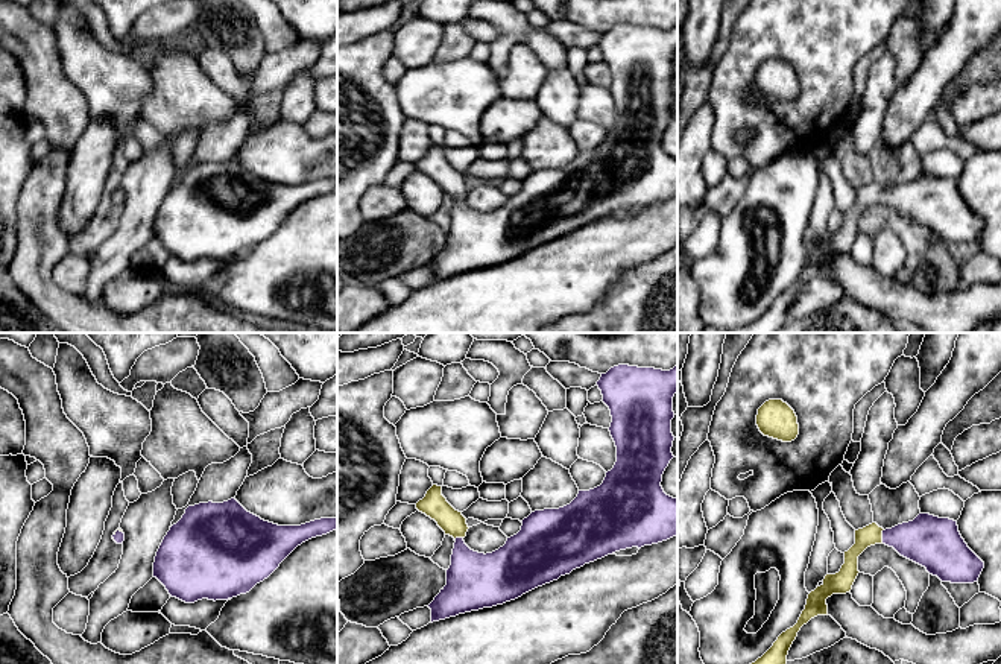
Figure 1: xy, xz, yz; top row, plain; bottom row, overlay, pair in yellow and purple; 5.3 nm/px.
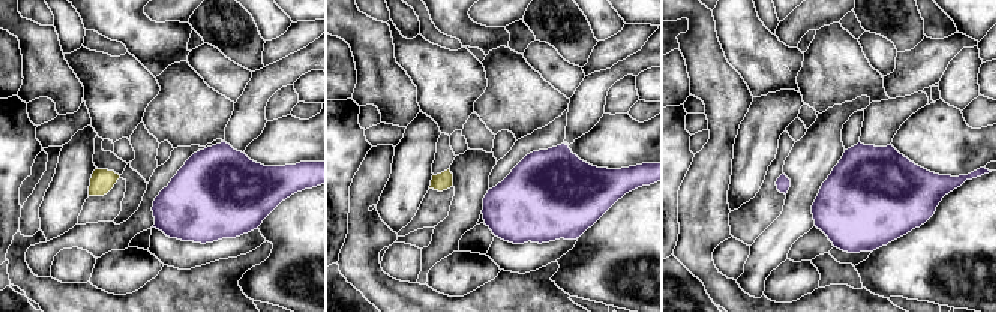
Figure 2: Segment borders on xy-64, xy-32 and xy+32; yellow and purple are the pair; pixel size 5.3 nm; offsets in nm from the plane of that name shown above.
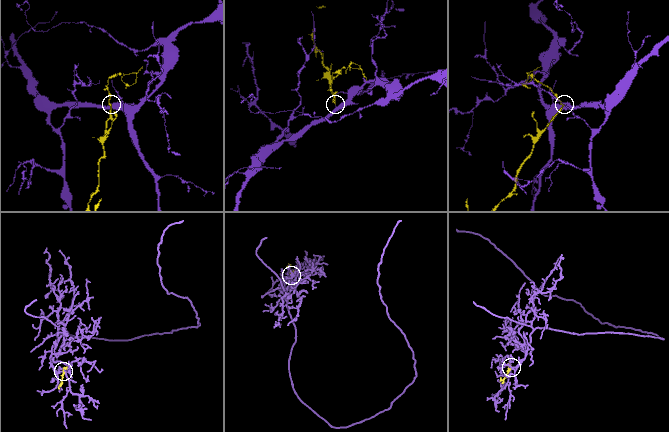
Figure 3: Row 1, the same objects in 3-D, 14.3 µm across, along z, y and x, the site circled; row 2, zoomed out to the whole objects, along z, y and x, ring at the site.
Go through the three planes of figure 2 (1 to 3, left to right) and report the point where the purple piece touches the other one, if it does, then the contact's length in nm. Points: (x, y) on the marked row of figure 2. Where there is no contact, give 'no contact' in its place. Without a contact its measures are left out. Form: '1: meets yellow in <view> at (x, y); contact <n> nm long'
1: no contact
2: no contact
3: no contact

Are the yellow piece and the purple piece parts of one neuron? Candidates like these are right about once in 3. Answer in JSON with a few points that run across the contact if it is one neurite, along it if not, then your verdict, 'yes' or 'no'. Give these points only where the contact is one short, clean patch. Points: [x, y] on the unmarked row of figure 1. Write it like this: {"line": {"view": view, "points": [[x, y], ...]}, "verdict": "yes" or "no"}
{"line": {"view": "yz", "points": [[872, 193], [881, 196], [928, 201]]}, "verdict": "yes"}

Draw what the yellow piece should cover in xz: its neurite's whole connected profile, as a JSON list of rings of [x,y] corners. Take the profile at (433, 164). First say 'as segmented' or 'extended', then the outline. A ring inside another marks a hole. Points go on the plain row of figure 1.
extended | [[[618,24],[602,33],[597,46],[611,70],[609,91],[617,106],[617,122],[600,146],[579,150],[564,167],[532,172],[521,181],[516,194],[486,214],[465,204],[463,198],[469,188],[466,178],[447,161],[442,146],[433,144],[416,163],[419,172],[434,179],[445,194],[456,201],[447,245],[428,264],[431,283],[503,264],[615,211],[641,208],[677,196],[677,158],[667,155],[661,146],[662,134],[674,117],[671,79],[677,24],[670,30]]]

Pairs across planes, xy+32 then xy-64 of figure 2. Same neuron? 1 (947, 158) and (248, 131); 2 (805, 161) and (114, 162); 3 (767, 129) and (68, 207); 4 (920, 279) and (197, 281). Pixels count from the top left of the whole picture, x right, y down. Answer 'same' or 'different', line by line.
1: different
2: different
3: same
4: different

